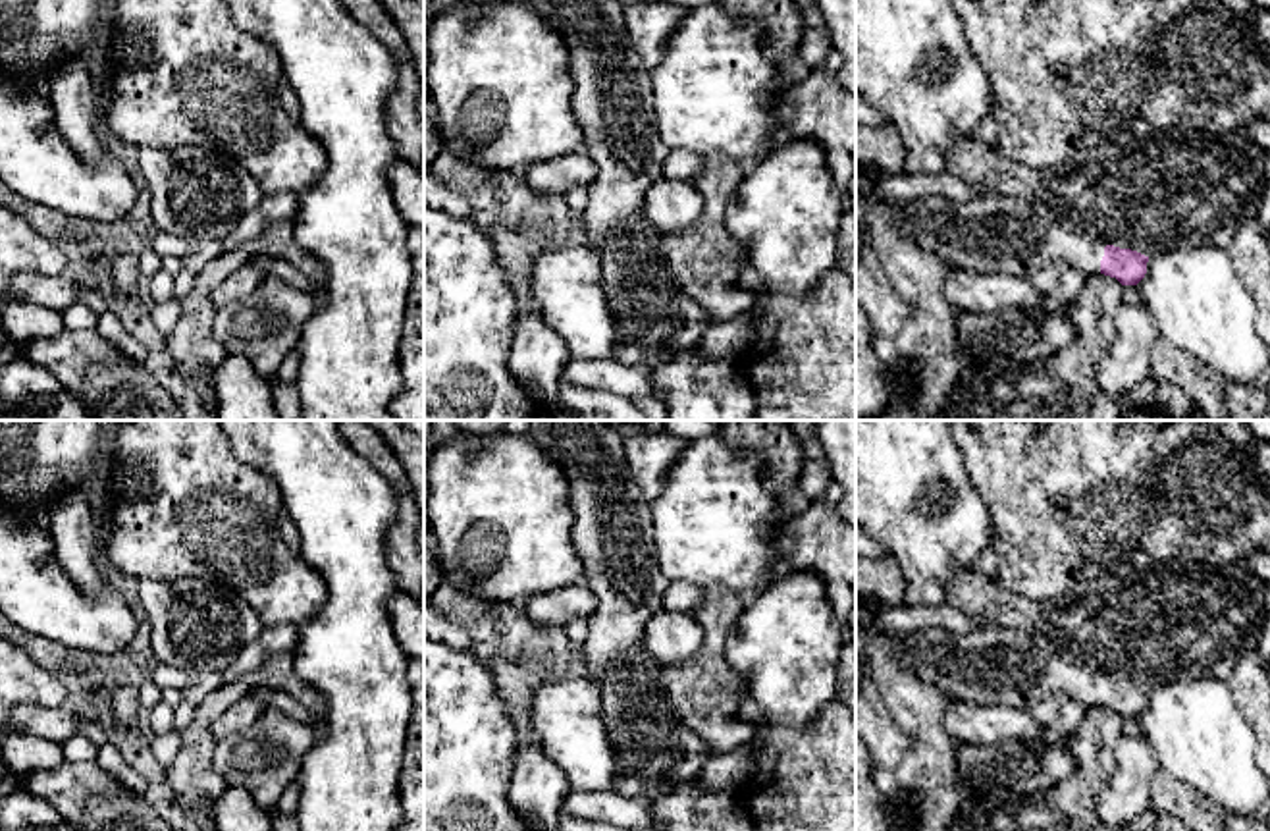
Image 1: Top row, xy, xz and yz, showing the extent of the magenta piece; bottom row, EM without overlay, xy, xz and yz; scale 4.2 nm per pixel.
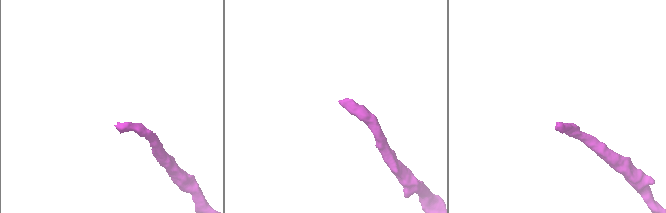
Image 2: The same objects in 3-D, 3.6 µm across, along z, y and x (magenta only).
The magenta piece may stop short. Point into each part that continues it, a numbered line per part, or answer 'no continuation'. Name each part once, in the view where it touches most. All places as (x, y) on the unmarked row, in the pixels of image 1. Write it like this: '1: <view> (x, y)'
1: yz (995, 664)

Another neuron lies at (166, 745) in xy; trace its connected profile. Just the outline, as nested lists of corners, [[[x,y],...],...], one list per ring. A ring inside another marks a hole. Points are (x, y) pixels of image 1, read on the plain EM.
[[[175,729],[164,733],[148,731],[148,746],[160,767],[168,771],[181,748],[181,733]]]

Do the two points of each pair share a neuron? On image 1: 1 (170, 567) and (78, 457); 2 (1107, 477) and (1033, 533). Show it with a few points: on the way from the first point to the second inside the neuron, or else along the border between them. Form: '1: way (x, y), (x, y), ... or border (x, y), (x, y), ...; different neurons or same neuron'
1: border (108, 440), (103, 471); different neurons
2: way (1089, 494), (1051, 527); same neuron

